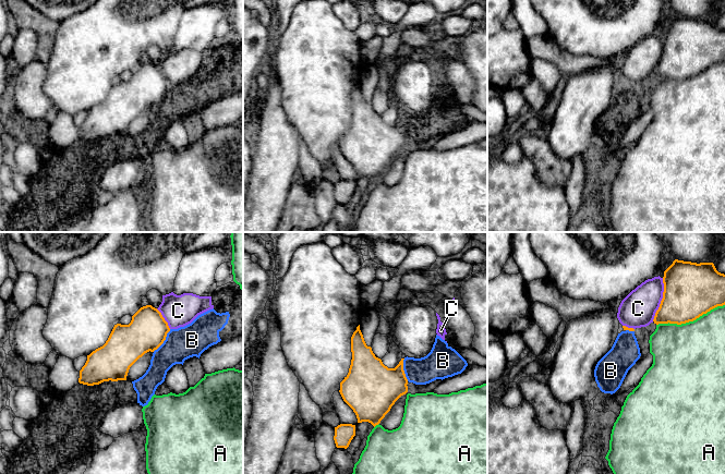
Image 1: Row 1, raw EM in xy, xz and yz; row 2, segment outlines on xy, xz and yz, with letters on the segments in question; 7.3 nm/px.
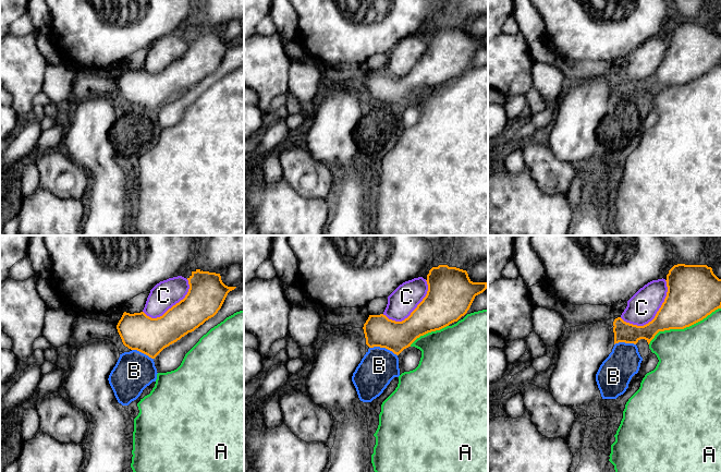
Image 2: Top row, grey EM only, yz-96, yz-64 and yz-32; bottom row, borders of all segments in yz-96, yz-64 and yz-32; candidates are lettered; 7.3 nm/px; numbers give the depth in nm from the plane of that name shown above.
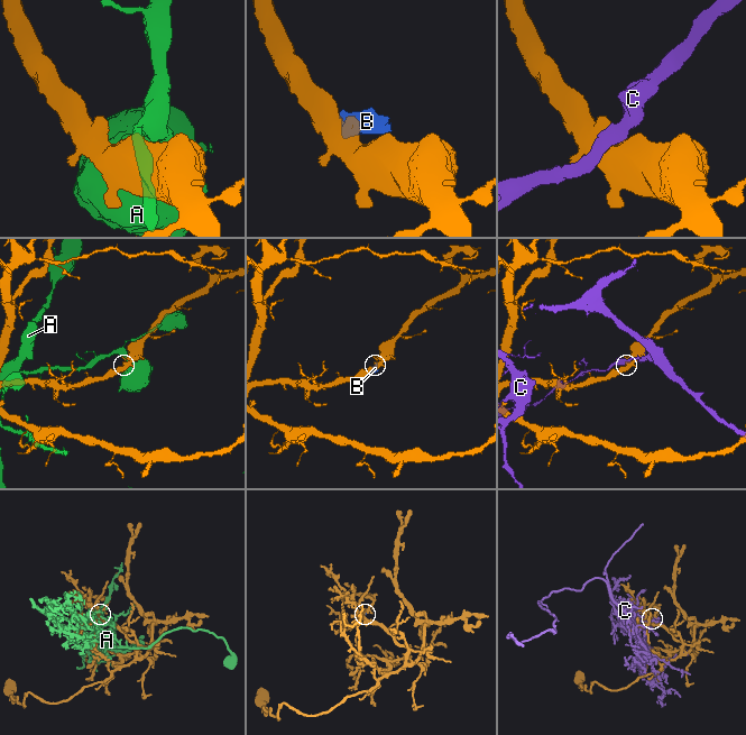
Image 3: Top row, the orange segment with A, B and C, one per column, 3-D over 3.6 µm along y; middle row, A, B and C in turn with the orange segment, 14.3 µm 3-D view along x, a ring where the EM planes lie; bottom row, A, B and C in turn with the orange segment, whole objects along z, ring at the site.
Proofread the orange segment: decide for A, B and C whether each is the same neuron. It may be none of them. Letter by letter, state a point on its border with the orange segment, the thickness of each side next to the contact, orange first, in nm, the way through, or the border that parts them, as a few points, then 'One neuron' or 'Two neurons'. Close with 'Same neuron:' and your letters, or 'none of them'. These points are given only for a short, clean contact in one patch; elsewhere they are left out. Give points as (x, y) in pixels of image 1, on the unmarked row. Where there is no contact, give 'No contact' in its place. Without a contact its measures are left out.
A: Touches orange at yz (690, 76). Thickness 400 nm (orange) against 480 nm. Two neurons
B: Touches orange at xy (164, 96). Thickness 280 nm (orange) against 240 nm. Boundary: xy (170, 85), (166, 95), (153, 107). Two neurons
C: Touches orange at yz (662, 56). Thickness 400 nm (orange) against 260 nm. Two neurons
Same neuron: none of them

